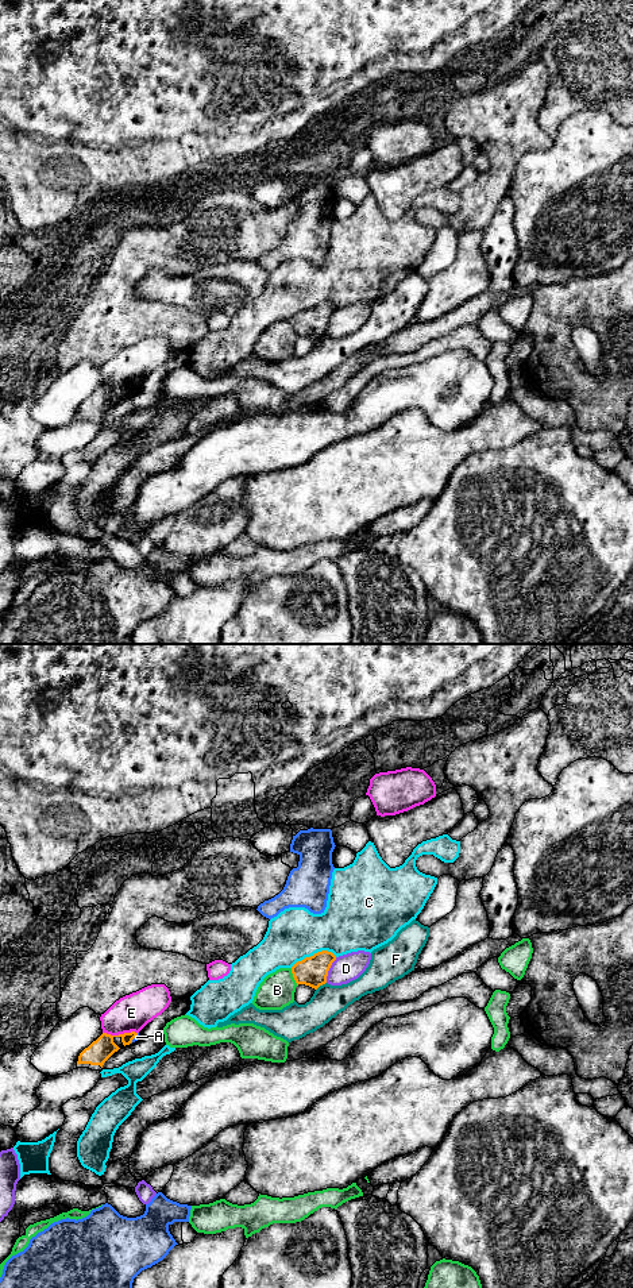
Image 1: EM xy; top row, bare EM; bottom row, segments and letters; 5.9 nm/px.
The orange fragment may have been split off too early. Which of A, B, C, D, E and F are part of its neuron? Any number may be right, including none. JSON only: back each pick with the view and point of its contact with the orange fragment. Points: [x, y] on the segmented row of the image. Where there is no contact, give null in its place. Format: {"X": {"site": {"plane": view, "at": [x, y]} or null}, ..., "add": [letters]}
{"add": []}

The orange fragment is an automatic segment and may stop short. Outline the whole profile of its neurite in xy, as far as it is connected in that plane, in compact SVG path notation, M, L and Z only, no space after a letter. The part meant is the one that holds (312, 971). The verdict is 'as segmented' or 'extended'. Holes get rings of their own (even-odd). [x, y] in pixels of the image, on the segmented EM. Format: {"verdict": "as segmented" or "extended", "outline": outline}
{"verdict": "as segmented", "outline": "M321 950L297 961L292 967L292 973L297 986L305 984L317 990L320 986L325 984L328 971L335 960L336 956L332 952Z"}

